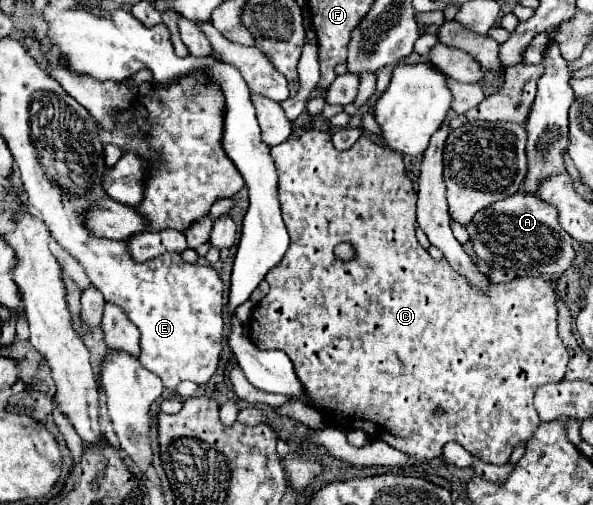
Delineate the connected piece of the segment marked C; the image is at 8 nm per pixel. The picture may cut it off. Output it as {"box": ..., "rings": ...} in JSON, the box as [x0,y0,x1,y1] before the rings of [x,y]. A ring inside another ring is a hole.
{"box":[248,131,568,467],"rings":[[[306,131],[304,135],[296,139],[288,139],[282,145],[276,145],[270,149],[278,177],[280,177],[280,205],[282,205],[282,217],[290,235],[290,247],[284,255],[284,259],[266,275],[266,281],[270,283],[270,293],[252,309],[250,321],[248,321],[248,333],[254,345],[260,349],[280,349],[284,351],[290,361],[294,363],[296,377],[302,383],[304,389],[304,403],[324,415],[328,425],[340,427],[340,429],[360,429],[364,431],[370,441],[384,441],[390,447],[402,451],[408,455],[406,467],[418,467],[422,463],[428,463],[442,455],[442,447],[448,441],[460,443],[470,455],[484,463],[492,465],[504,465],[508,463],[512,449],[528,441],[536,427],[540,425],[540,419],[534,409],[534,393],[544,383],[554,383],[564,379],[564,369],[568,363],[568,353],[564,349],[564,343],[558,337],[556,329],[556,315],[558,315],[558,295],[550,281],[542,277],[516,277],[506,283],[490,285],[486,291],[480,291],[478,287],[472,287],[460,273],[456,273],[448,261],[436,261],[432,259],[424,247],[416,241],[414,225],[416,225],[416,191],[412,181],[406,177],[406,167],[402,157],[398,157],[392,151],[386,151],[386,147],[372,143],[368,137],[360,137],[352,149],[348,151],[336,151],[330,133],[324,131]],[[338,243],[352,243],[356,247],[356,259],[354,261],[340,261],[334,257],[334,247]]]}

